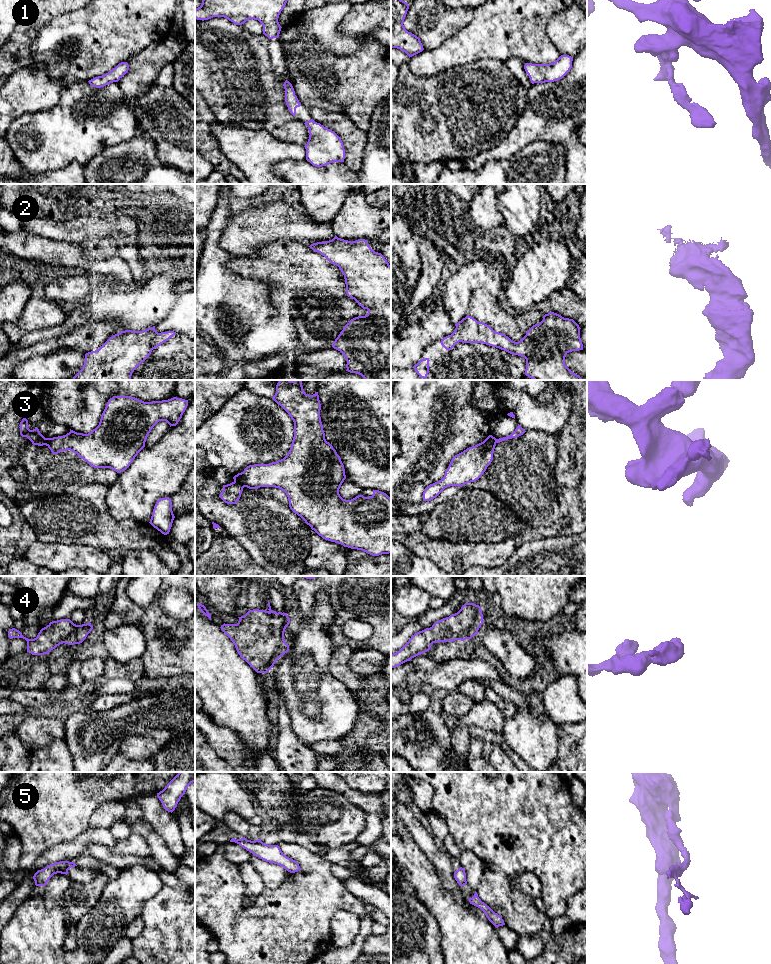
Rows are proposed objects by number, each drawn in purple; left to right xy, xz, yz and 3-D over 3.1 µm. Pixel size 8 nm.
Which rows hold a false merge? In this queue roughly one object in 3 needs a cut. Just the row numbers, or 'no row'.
3

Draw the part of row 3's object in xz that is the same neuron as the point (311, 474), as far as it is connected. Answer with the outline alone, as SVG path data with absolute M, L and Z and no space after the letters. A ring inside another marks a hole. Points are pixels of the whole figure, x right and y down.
M279 380L272 399L294 422L291 448L281 460L247 466L233 477L234 482L249 489L281 489L288 497L290 509L325 540L372 556L391 553L391 498L379 490L373 490L372 496L358 495L351 500L343 499L339 494L346 479L345 469L340 456L325 439L318 392L306 394L301 380Z

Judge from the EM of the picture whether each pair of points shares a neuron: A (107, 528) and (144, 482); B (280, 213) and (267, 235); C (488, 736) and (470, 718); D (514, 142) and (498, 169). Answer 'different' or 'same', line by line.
A: different
B: same
C: different
D: different

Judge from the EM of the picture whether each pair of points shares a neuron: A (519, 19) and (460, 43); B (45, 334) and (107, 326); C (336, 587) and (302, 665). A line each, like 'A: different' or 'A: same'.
A: same
B: different
C: different

